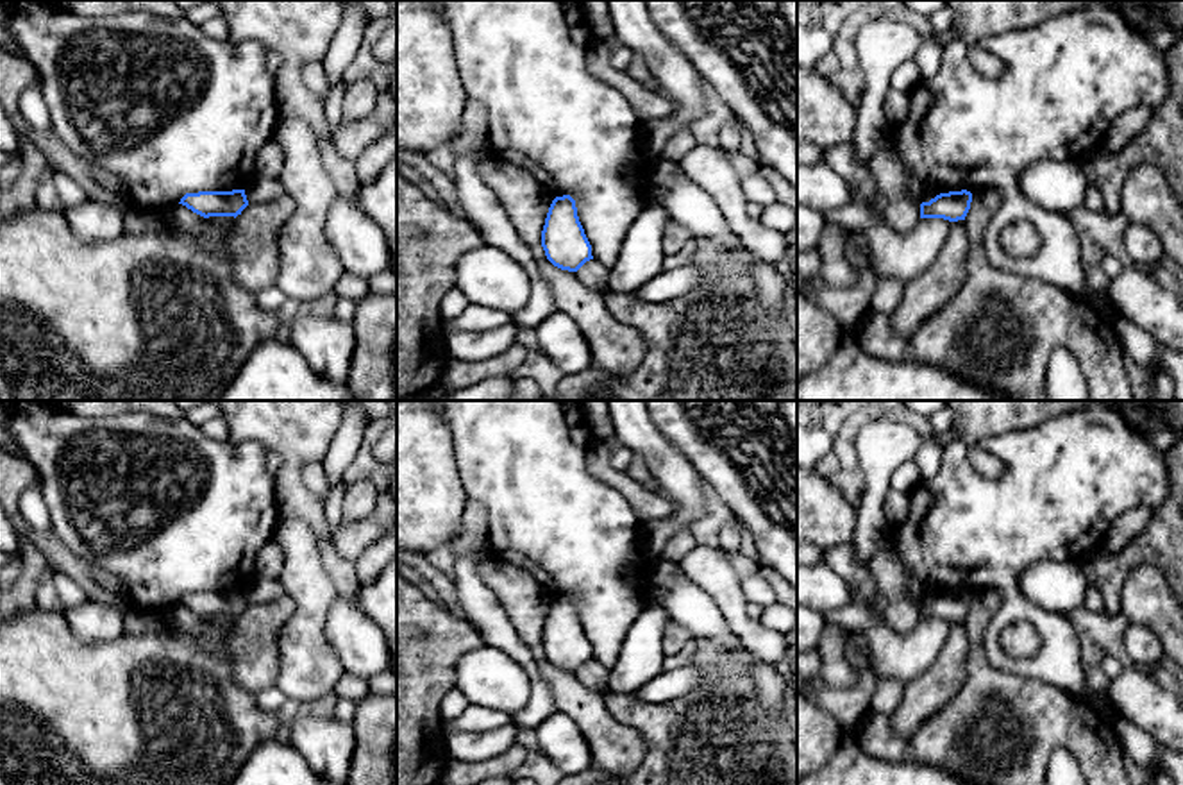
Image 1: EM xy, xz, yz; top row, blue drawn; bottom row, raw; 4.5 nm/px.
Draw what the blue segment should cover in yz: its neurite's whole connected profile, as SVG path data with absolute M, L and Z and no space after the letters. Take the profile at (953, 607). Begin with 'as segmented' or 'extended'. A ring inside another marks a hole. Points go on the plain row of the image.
as segmented | M967 590L940 594L929 603L920 604L920 619L965 620L970 603L972 594Z

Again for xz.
as segmented | M570 595L552 601L541 631L541 647L554 667L568 672L577 672L593 660L575 601Z

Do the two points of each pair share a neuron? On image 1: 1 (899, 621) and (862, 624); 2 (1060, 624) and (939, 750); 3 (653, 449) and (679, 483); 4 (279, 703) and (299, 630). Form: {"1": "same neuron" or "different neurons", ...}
{"1": "different neurons", "2": "different neurons", "3": "same neuron", "4": "different neurons"}

